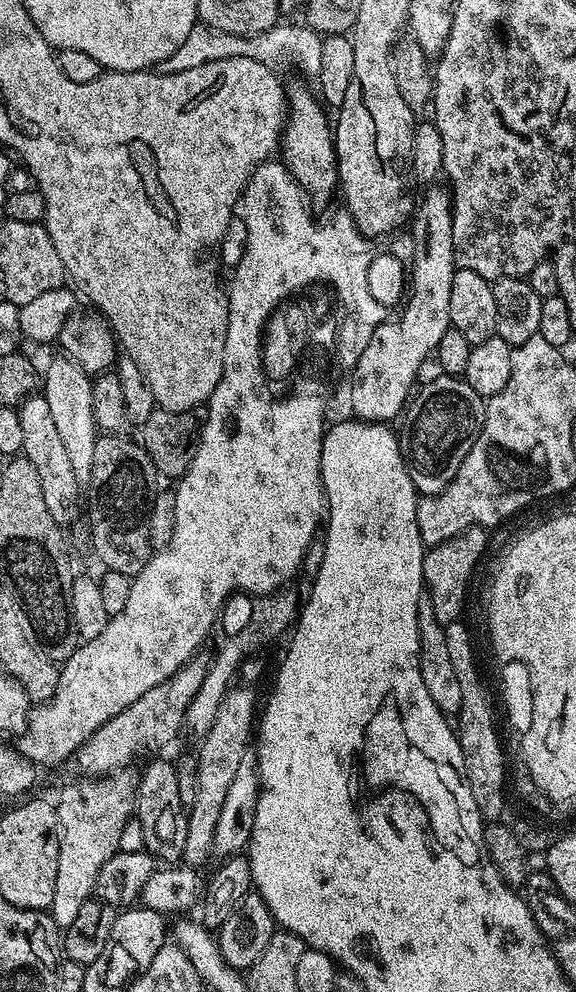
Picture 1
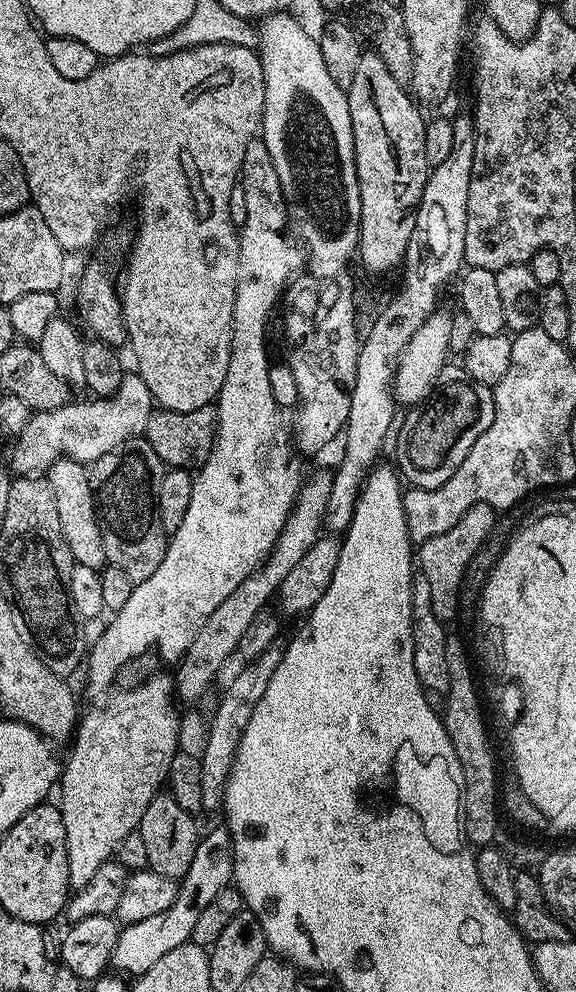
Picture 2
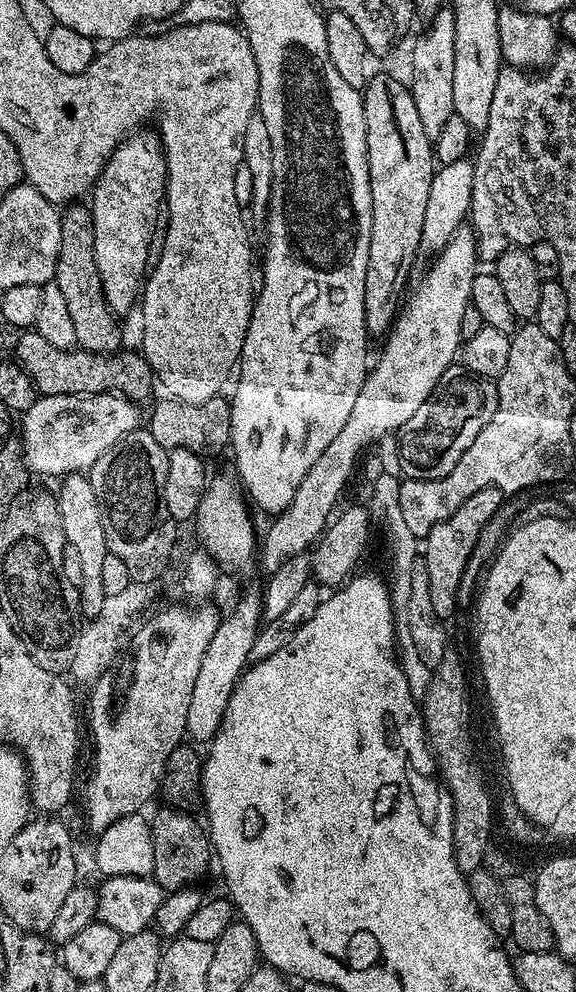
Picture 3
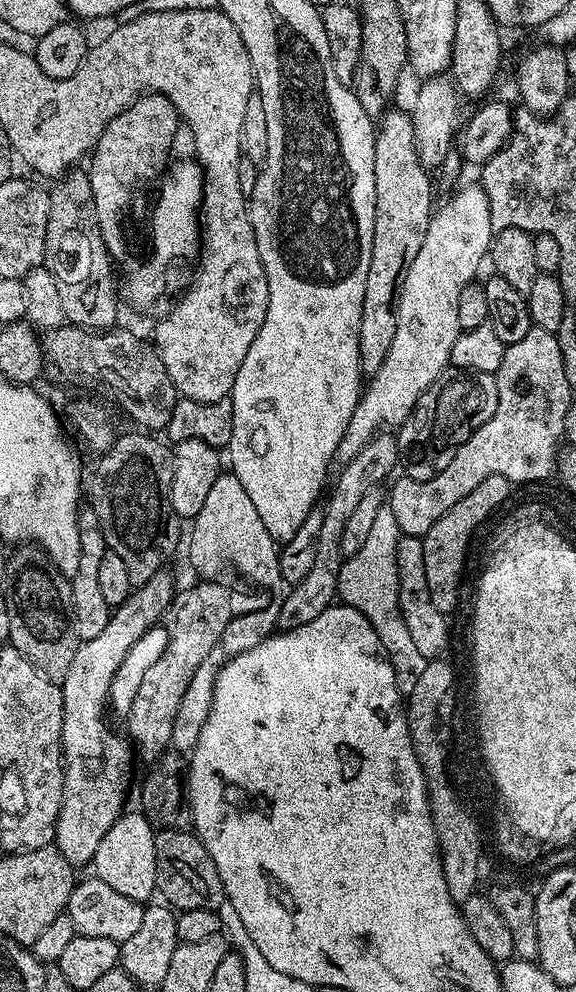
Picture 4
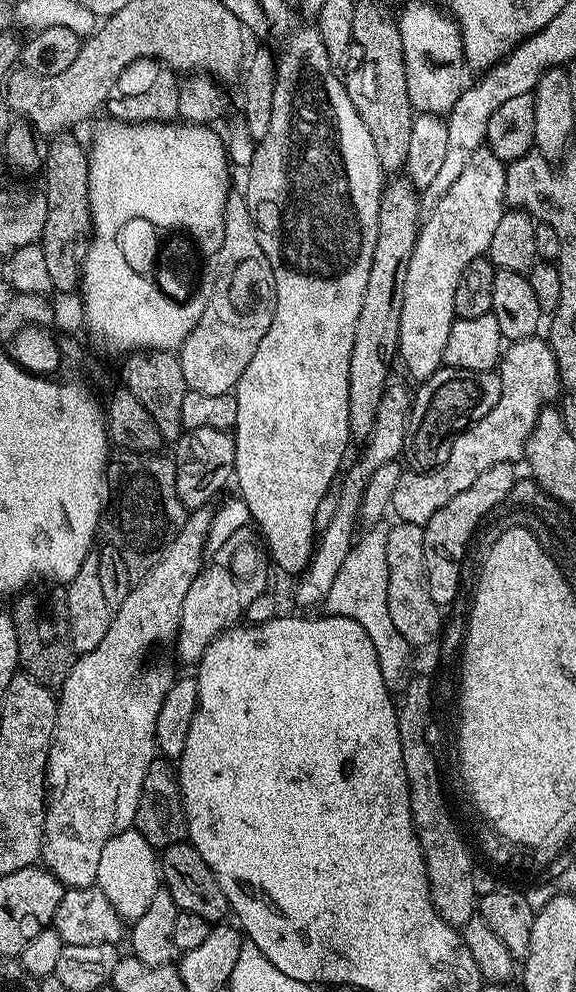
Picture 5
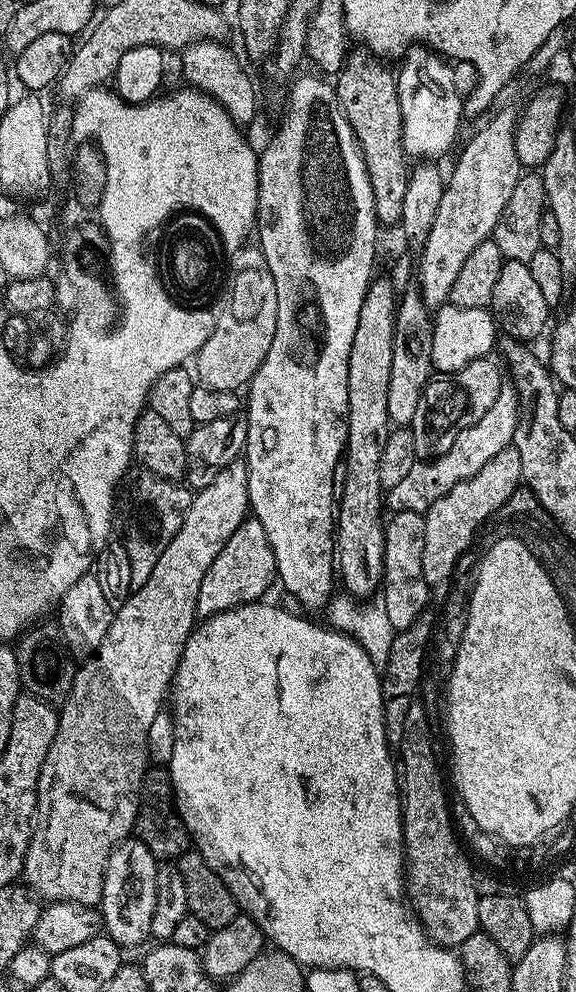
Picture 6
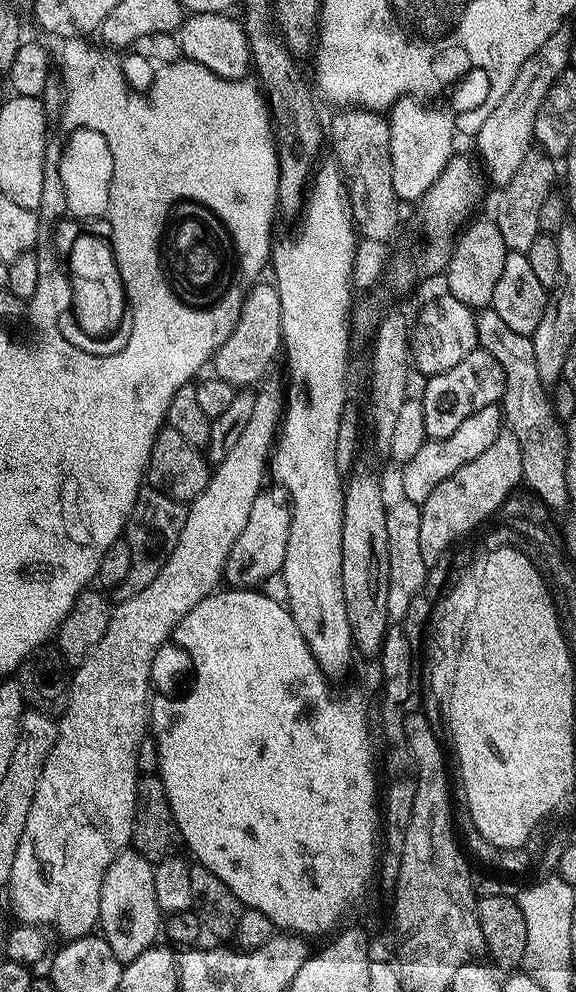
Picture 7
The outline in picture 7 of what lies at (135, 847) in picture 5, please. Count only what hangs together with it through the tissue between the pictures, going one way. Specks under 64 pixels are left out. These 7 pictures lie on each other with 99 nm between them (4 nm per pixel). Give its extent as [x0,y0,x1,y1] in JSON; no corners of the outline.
[98,850,162,962]

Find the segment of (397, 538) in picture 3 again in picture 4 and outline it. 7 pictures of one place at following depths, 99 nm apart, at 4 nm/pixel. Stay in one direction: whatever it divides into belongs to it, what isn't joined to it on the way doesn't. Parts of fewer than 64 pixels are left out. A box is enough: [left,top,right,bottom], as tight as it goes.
[336,504,428,696]

